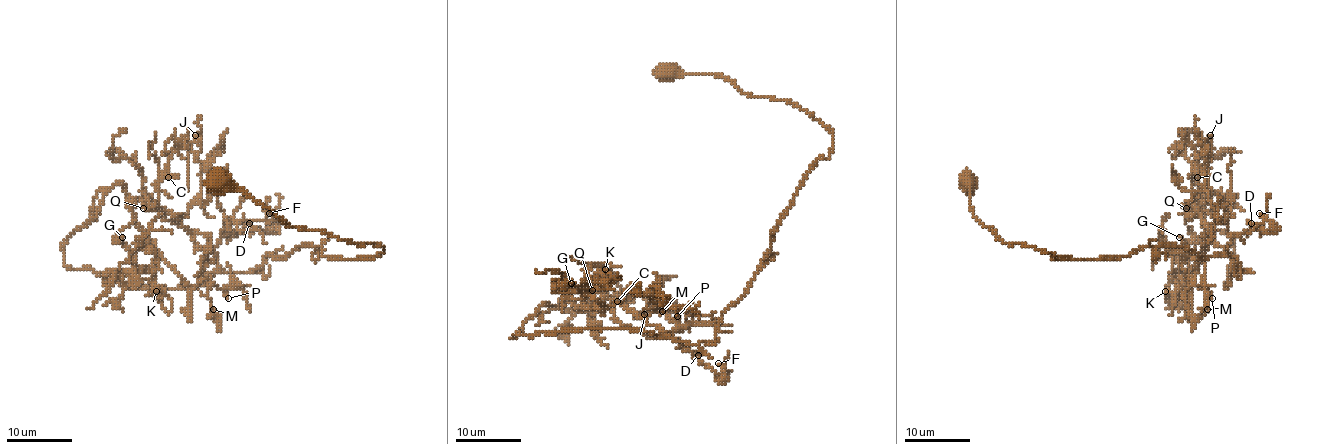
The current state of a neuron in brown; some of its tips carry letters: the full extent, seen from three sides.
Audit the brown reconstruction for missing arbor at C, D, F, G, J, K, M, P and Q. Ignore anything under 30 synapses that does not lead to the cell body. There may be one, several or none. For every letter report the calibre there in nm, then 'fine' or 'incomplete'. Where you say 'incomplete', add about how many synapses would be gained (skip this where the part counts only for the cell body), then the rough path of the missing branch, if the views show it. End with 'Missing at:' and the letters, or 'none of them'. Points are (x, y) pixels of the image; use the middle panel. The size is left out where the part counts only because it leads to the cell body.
C: calibre 120 nm; fine
D: calibre 190 nm; fine
F: calibre 200 nm; fine
G: calibre 130 nm; fine
J: calibre 110 nm; fine
K: calibre 180 nm; fine
M: calibre 280 nm; fine
P: calibre 180 nm; fine
Q: calibre 200 nm; incomplete; 45 synapses; course (592, 290), (579, 292), (577, 283), (589, 290)
Missing at: Q

